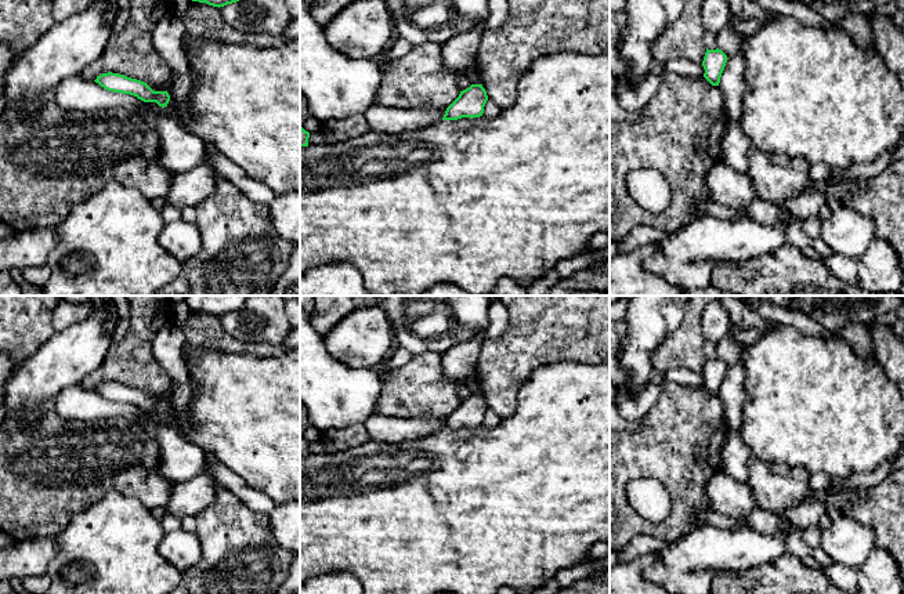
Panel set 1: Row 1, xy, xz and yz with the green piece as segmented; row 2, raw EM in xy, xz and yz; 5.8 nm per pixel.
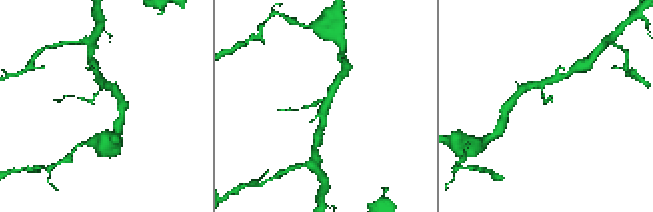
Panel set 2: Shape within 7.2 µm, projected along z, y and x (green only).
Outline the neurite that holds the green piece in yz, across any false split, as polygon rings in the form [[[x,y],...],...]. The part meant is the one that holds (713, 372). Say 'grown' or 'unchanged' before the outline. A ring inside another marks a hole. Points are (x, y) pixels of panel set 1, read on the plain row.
unchanged; [[[706,358],[706,362],[702,370],[702,376],[705,379],[704,387],[712,395],[719,395],[727,369],[728,369],[727,365],[722,359]]]

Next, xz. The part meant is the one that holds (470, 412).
unchanged; [[[471,394],[460,401],[459,406],[446,417],[442,430],[458,430],[462,427],[480,427],[488,405],[482,394]]]

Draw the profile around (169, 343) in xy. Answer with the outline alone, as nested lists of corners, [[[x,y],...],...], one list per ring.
[[[173,319],[164,325],[155,337],[153,355],[167,372],[171,381],[171,399],[180,413],[182,430],[189,430],[187,420],[188,403],[192,399],[192,383],[189,380],[187,362],[182,356],[185,333]]]

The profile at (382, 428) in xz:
[[[375,413],[365,423],[370,441],[382,443],[398,443],[413,441],[427,434],[442,430],[446,417],[419,416],[413,419],[398,419]]]

